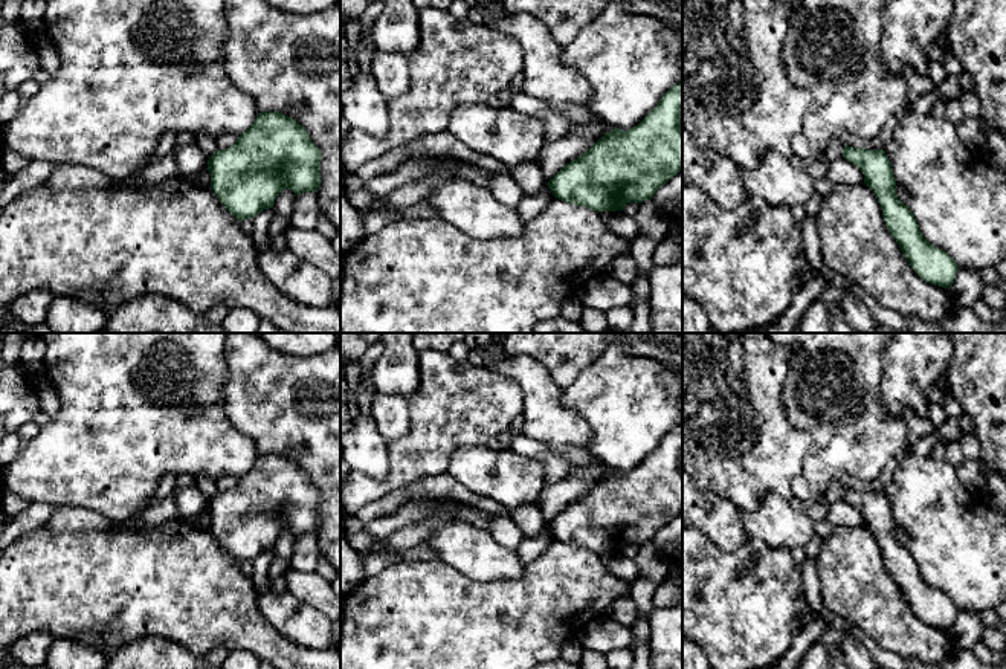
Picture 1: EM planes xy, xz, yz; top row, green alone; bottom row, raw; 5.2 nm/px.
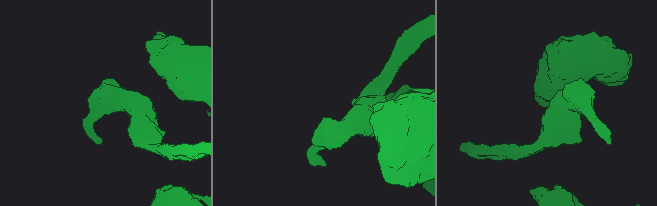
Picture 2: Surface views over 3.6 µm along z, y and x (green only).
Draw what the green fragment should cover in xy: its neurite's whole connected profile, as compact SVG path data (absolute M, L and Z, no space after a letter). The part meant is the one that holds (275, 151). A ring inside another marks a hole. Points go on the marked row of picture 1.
M261 112L231 148L217 150L209 157L206 170L211 174L214 194L232 215L243 221L273 208L276 197L285 188L295 196L318 192L321 159L321 150L301 124L279 112Z

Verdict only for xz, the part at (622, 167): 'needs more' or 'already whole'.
already whole

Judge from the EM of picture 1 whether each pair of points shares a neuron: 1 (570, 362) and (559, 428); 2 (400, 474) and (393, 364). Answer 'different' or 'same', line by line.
1: different
2: different

